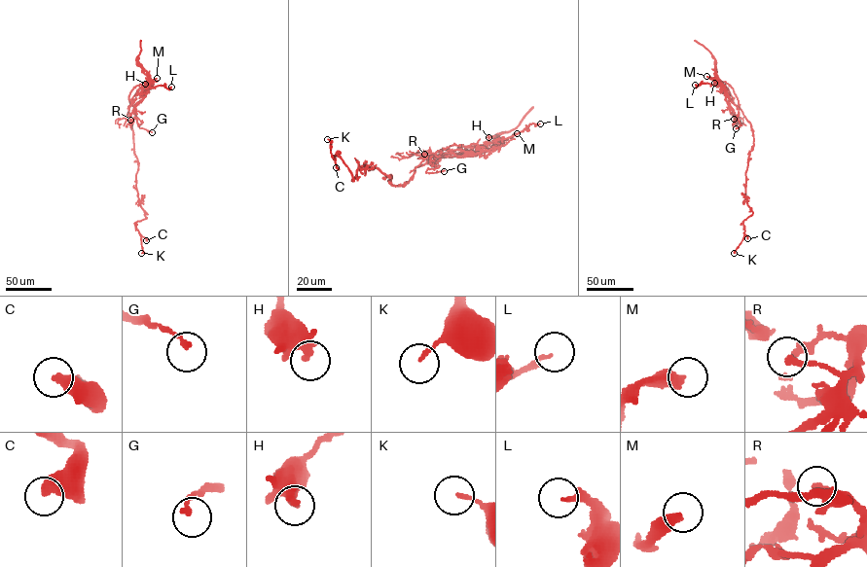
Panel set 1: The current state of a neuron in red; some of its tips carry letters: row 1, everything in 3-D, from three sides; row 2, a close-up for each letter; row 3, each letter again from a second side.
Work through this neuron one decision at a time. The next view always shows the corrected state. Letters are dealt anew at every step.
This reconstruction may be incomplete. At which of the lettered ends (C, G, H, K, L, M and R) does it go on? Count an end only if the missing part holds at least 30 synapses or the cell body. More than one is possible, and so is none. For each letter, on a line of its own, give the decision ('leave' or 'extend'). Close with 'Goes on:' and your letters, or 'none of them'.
C: leave
G: leave
H: leave
K: leave
L: leave
M: leave
R: leave
Goes on: none of them

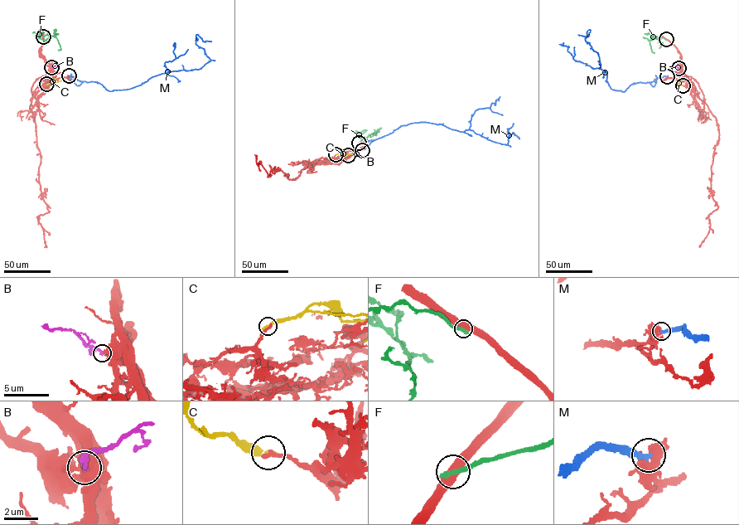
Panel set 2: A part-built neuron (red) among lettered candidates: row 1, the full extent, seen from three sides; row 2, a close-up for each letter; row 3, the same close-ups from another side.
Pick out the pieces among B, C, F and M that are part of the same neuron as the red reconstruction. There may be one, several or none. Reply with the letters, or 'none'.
B

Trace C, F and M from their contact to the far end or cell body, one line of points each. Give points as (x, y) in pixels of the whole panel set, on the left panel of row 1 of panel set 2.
C: (46, 84), (62, 80)
F: (43, 36), (47, 33), (55, 37), (60, 49), (58, 50)
M: (69, 76), (108, 91), (127, 89), (163, 73), (200, 68), (210, 60), (195, 44), (195, 35), (211, 41)

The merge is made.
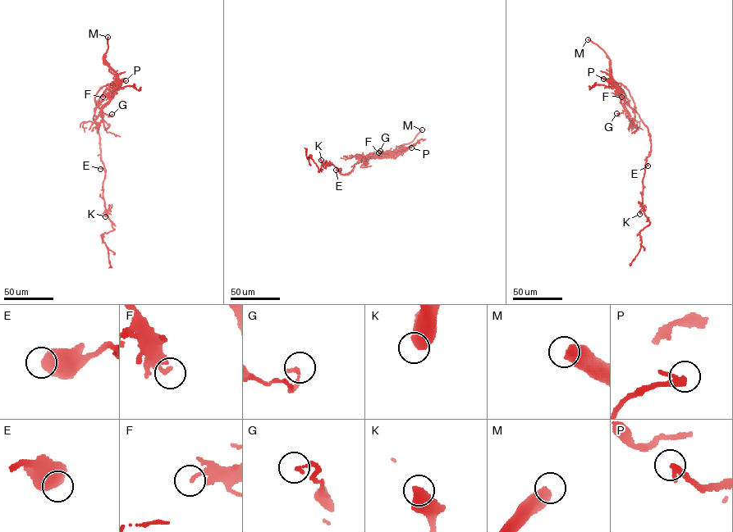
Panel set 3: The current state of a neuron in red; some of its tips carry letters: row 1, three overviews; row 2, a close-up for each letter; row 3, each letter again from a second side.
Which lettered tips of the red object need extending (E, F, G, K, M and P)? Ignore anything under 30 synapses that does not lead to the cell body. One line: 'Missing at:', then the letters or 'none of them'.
Missing at: M

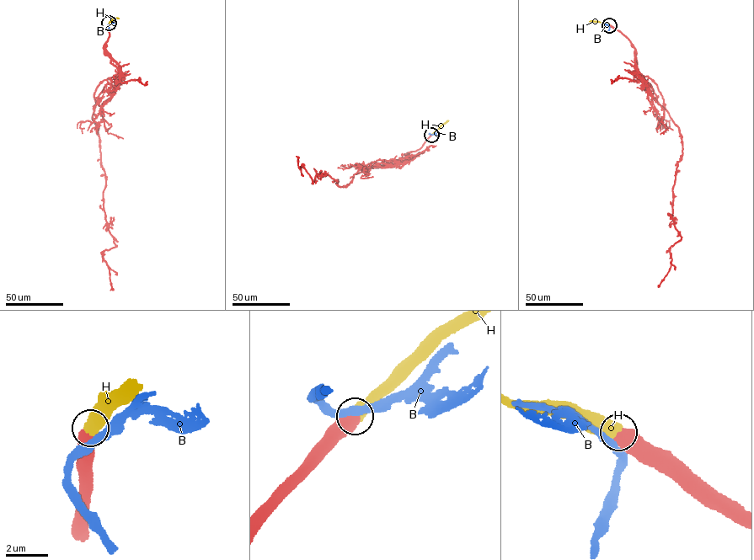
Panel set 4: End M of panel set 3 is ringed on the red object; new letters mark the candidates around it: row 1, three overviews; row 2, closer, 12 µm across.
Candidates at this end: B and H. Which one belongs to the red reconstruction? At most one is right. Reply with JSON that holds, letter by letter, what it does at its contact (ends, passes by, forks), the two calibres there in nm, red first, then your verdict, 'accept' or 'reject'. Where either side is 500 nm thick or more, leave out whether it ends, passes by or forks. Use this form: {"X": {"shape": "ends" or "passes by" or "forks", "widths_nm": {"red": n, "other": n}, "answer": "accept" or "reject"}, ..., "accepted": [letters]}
{"B": {"widths_nm": {"red": 700, "other": 360}, "answer": "reject"}, "H": {"widths_nm": {"red": 700, "other": 550}, "answer": "accept"}, "accepted": ["H"]}

